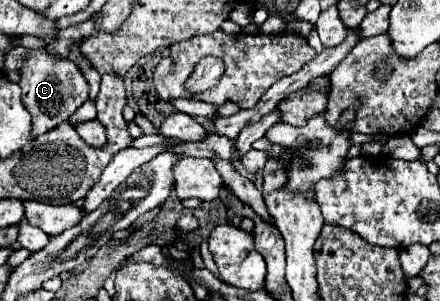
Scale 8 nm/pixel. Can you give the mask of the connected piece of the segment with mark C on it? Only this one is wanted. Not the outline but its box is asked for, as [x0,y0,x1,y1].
[19,49,89,137]

